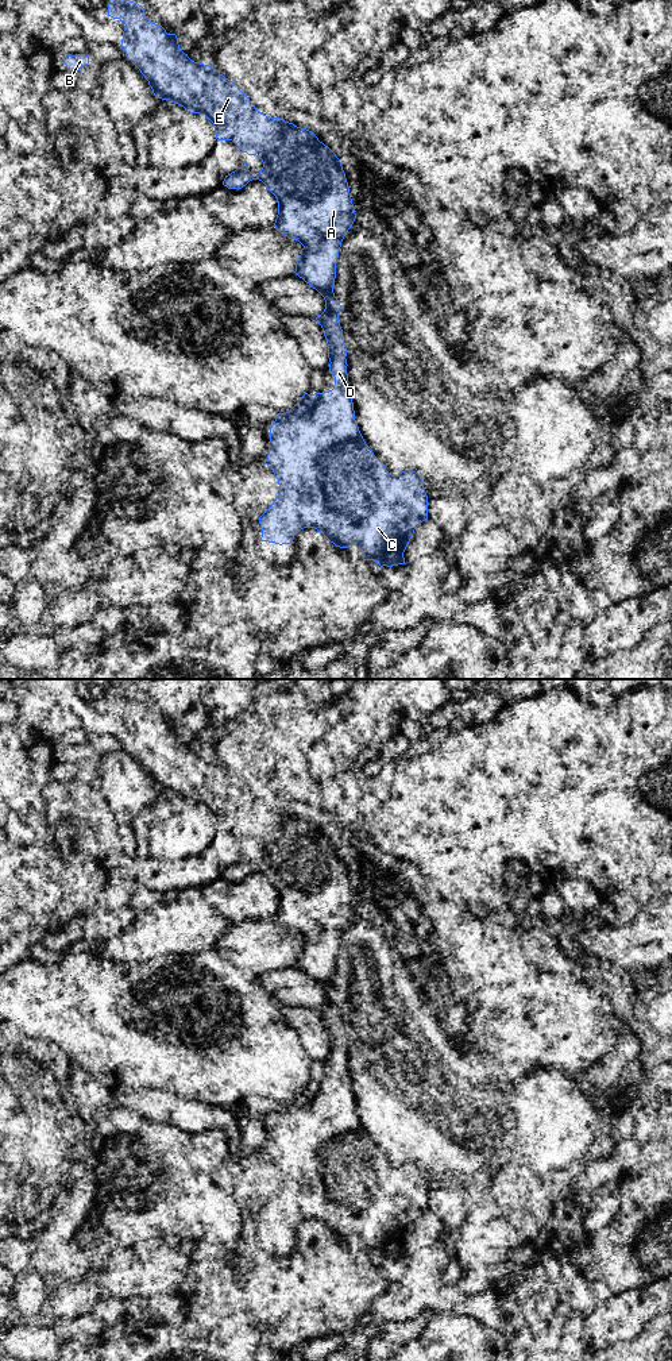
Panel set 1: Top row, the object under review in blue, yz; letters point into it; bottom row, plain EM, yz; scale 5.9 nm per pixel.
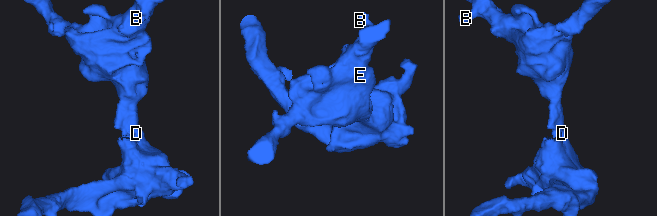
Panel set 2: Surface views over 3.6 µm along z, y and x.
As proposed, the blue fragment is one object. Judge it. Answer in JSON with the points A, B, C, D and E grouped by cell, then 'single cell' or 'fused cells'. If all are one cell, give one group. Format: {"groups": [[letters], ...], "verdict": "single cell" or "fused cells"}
{"groups": [["A", "B", "C", "D", "E"]], "verdict": "single cell"}

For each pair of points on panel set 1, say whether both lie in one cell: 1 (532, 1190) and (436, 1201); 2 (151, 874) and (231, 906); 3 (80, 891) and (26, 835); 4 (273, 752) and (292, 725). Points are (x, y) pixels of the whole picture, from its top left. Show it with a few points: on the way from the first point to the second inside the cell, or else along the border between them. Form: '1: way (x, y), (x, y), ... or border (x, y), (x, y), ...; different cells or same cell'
1: border (467, 1207), (459, 1228), (451, 1236); different cells
2: border (221, 874), (200, 889); different cells
3: border (33, 843), (14, 845); different cells
4: way (278, 745), (292, 732); same cell

